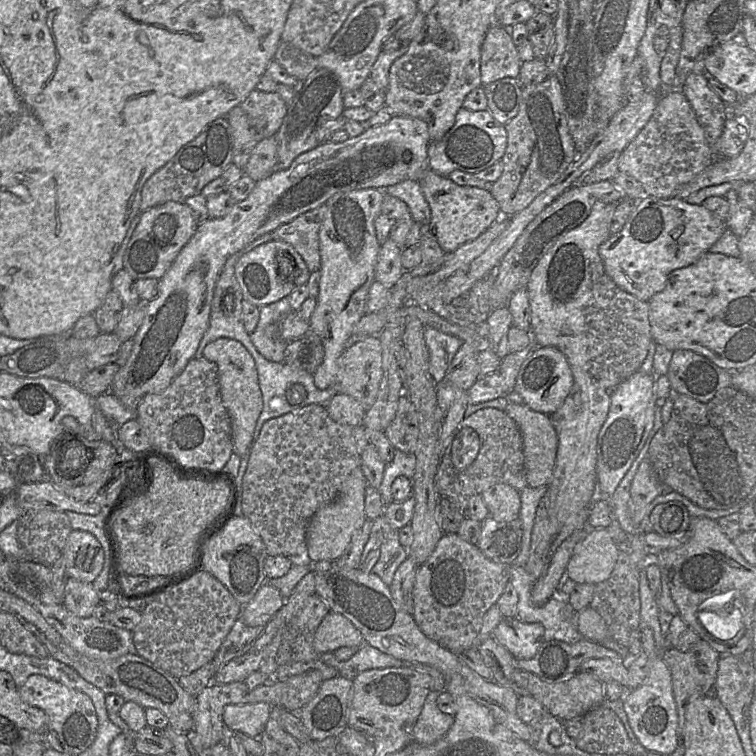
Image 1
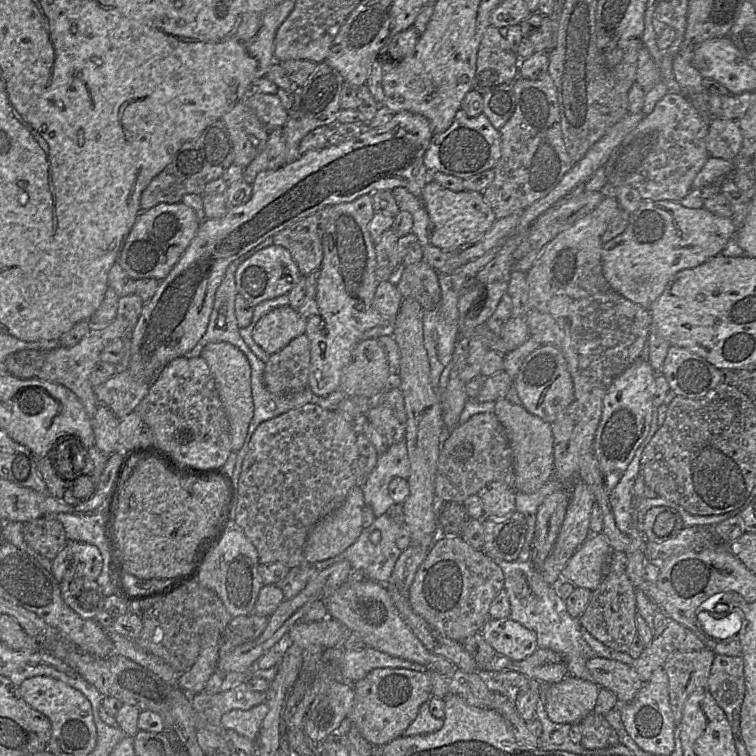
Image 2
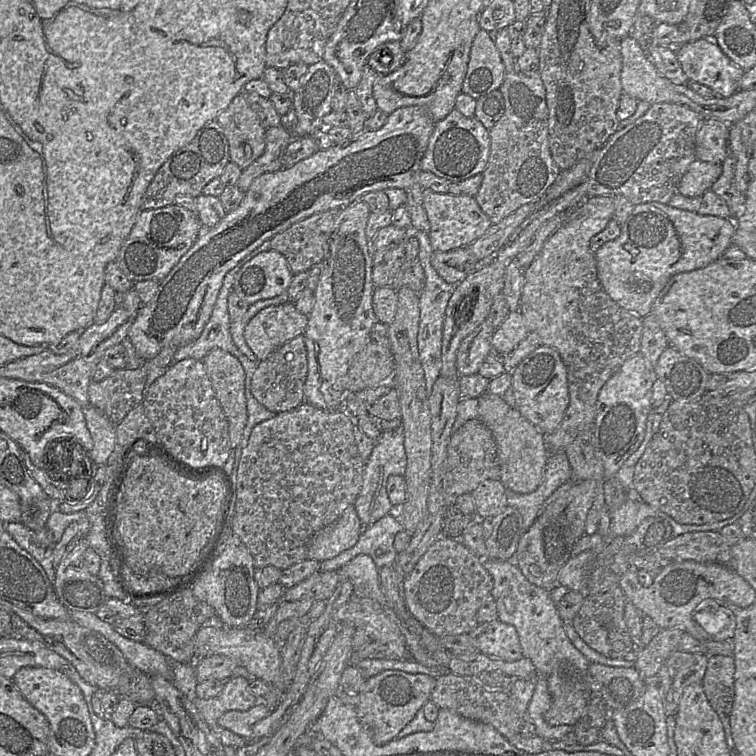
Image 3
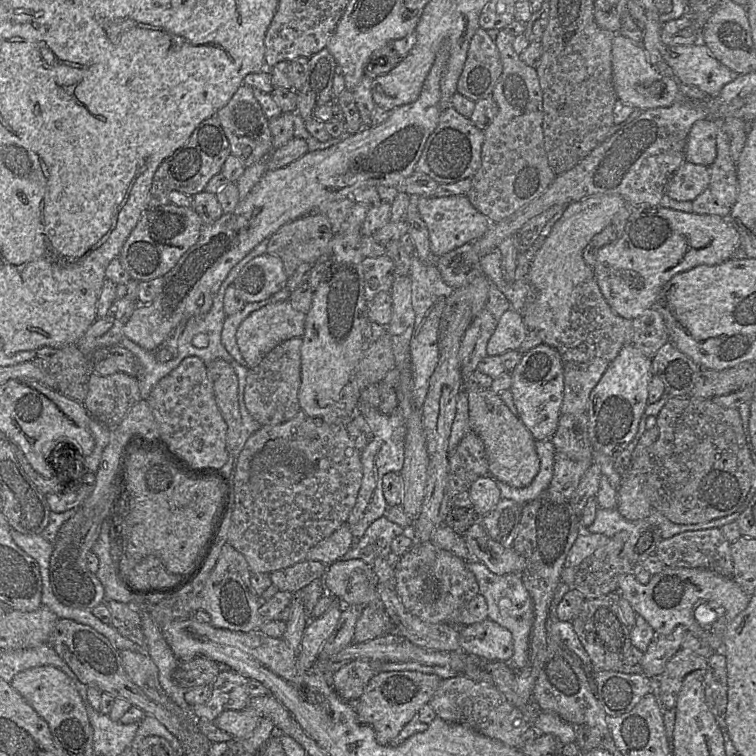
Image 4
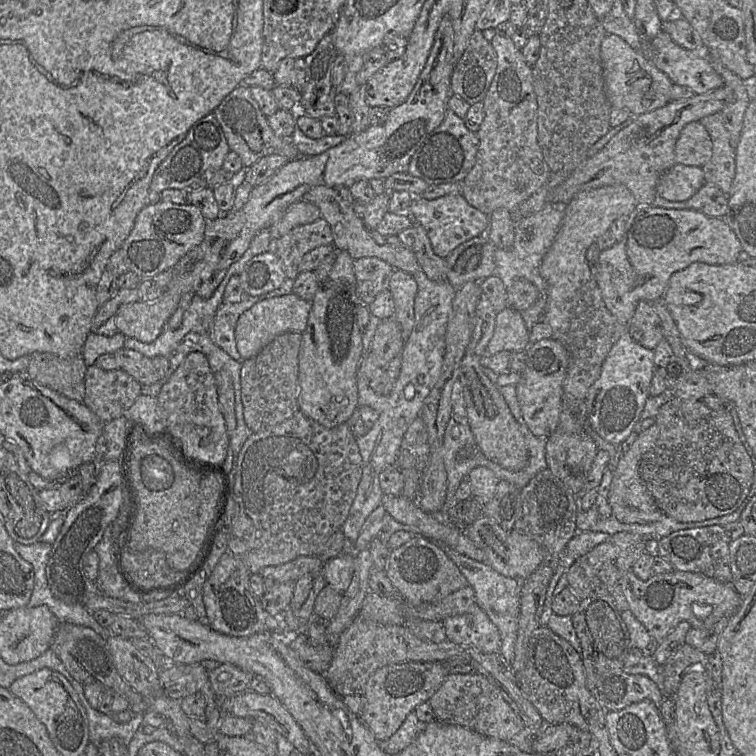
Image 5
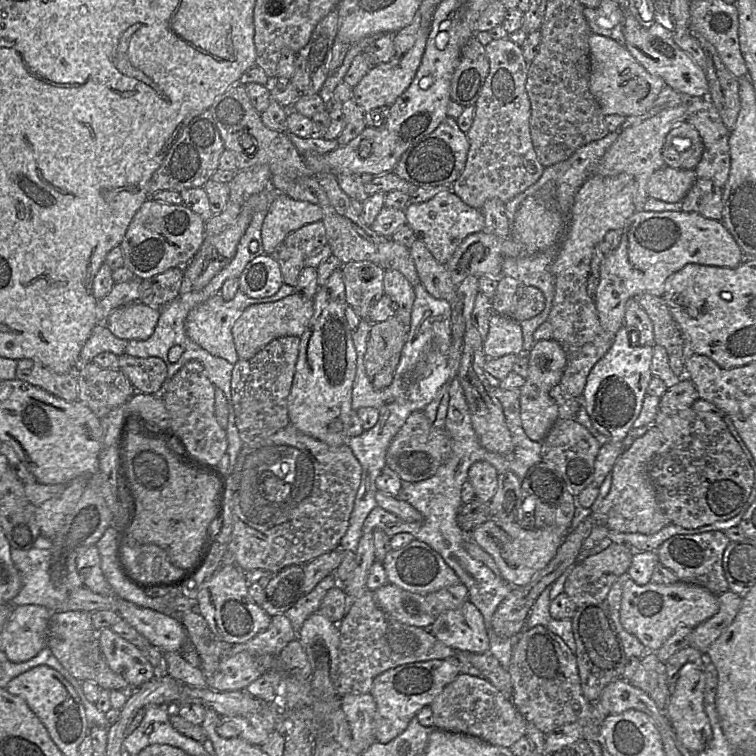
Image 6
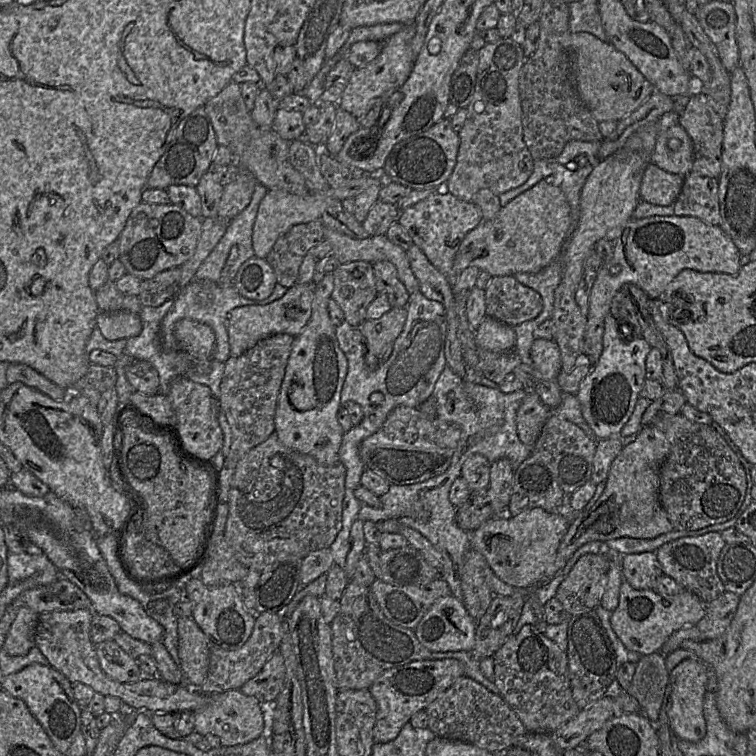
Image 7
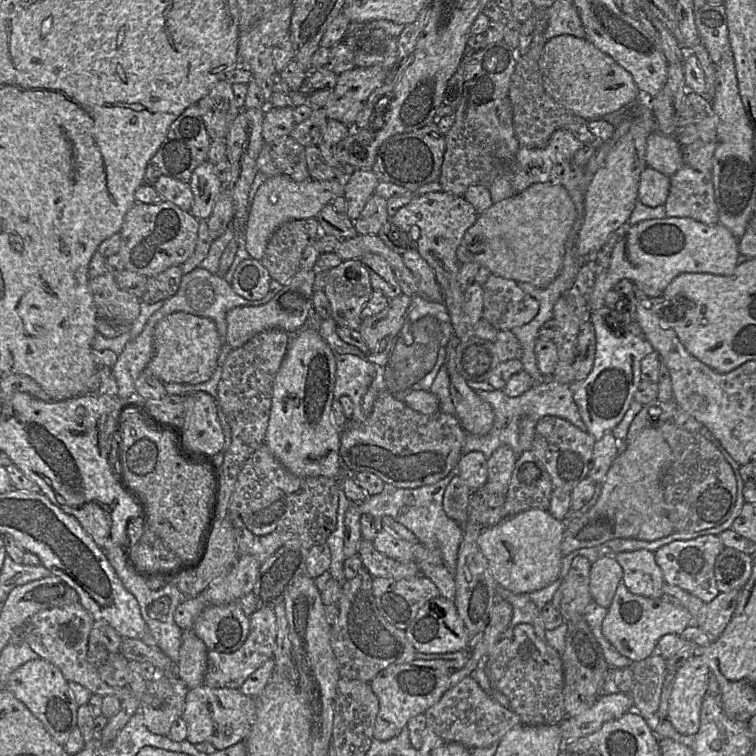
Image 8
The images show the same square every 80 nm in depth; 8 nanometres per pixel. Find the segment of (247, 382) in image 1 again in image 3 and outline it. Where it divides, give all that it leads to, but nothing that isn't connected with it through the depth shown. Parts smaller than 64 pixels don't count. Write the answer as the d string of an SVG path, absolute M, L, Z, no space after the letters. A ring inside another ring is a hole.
M221 348L212 349L204 357L203 363L229 422L230 447L235 451L248 419L245 370L235 356Z

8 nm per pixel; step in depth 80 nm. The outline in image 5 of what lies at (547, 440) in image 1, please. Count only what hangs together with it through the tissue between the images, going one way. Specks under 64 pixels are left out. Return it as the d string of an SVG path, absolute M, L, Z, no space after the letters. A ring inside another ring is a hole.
M466 351L460 364L458 381L463 390L470 428L479 449L488 459L505 469L524 469L529 457L524 435L499 388L483 373L480 357Z

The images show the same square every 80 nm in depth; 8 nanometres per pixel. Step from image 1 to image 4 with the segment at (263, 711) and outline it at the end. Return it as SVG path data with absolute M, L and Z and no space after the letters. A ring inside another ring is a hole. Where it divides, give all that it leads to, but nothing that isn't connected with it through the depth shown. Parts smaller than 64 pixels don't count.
M252 708L227 710L216 718L214 724L235 740L242 740L252 735L261 718L260 713Z

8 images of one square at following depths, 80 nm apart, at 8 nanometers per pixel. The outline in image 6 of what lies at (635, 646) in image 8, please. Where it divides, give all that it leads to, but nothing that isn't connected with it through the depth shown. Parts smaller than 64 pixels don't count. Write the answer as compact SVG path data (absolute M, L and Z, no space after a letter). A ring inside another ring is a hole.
M628 576L623 579L619 621L623 629L637 637L650 652L655 653L678 627L695 628L718 610L718 596L699 585L681 581L671 585L652 581L638 585Z

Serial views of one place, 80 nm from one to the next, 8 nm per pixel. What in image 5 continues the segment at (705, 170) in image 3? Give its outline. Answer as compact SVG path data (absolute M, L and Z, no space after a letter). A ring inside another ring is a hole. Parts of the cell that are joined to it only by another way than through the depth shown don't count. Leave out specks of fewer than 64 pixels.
M675 164L660 177L656 193L668 201L687 201L704 183L706 181L701 167Z

